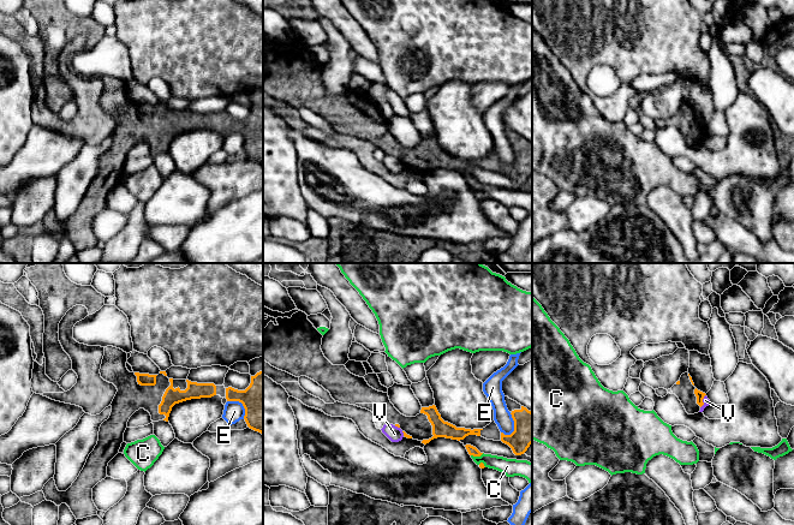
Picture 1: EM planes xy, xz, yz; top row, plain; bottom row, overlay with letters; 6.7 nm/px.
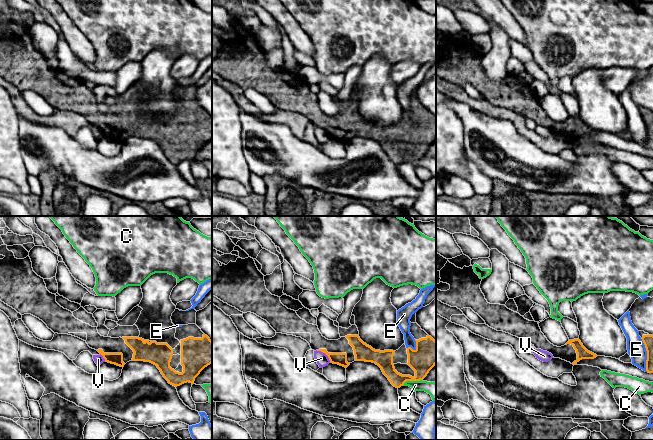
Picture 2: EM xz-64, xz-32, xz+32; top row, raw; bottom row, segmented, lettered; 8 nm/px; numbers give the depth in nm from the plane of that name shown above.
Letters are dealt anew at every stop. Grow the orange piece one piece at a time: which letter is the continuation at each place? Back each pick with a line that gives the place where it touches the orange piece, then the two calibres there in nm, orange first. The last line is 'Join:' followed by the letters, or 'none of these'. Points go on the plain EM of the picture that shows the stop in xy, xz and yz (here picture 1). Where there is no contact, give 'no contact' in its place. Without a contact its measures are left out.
Join: none of these

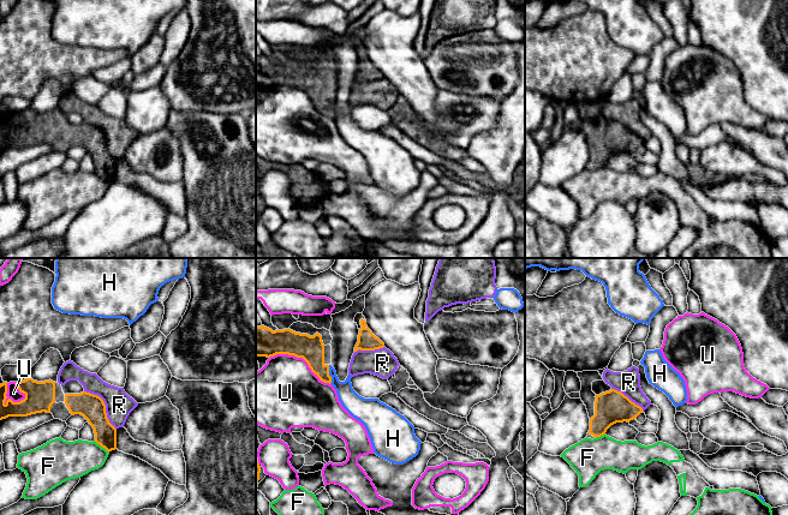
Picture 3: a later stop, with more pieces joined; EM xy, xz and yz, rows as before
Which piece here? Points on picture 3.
Join: none of these

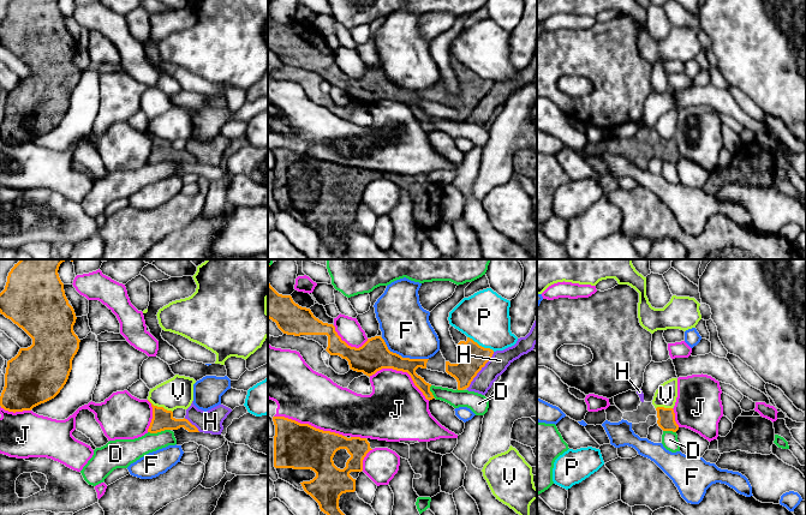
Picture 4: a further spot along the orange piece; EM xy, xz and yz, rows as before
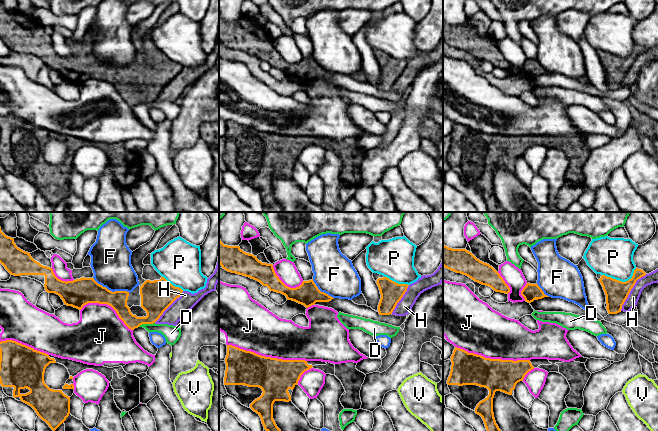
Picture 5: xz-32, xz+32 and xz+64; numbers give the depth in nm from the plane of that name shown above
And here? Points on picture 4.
Join: none of these

